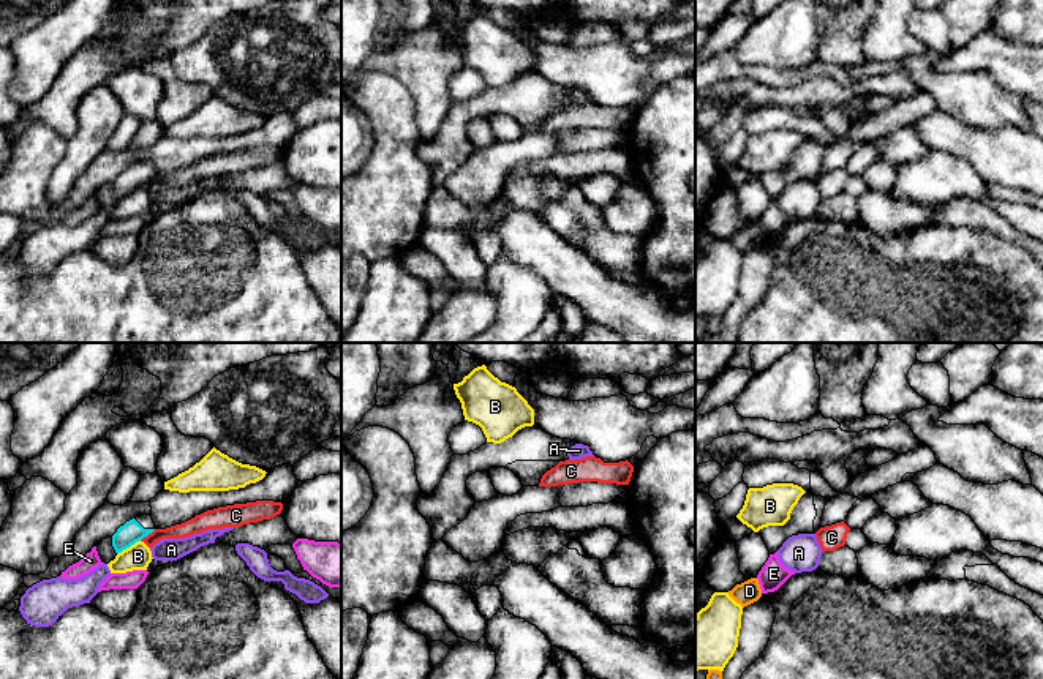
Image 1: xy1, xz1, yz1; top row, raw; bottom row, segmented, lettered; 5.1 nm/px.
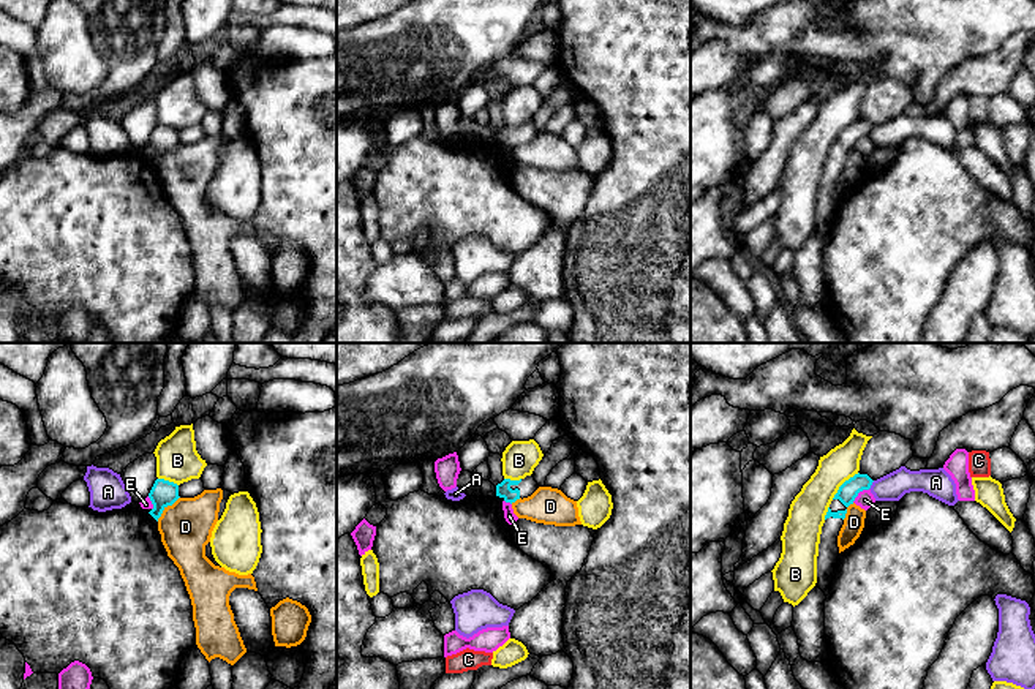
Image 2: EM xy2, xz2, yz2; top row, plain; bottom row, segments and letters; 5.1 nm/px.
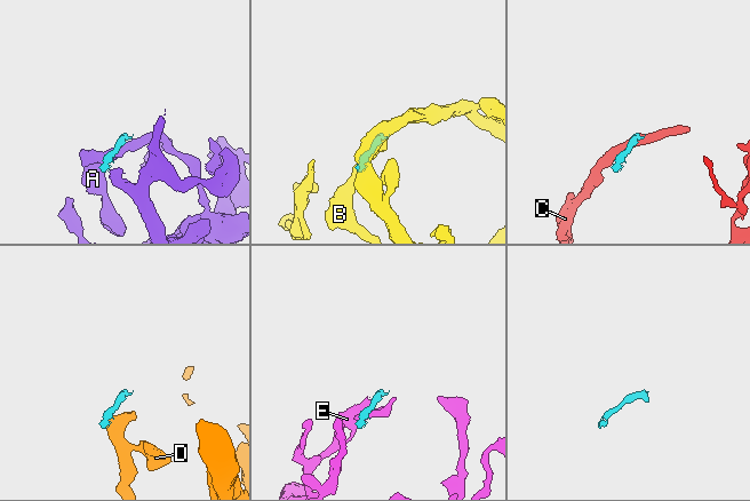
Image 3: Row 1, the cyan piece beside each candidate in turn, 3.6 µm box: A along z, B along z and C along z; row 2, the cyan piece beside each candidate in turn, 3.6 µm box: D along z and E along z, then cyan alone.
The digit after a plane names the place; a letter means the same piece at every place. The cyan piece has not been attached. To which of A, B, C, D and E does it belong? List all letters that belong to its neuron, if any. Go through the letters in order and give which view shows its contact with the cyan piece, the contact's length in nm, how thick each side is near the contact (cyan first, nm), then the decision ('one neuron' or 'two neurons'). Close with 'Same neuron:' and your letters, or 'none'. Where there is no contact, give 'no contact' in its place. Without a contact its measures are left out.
A: yz2 | 60 nm | 100/140 nm | two neurons
B: yz2 | 190 nm | 100/190 nm | two neurons
C: xy1 | 100 nm | 110/80 nm | two neurons
D: xy2 | 170 nm | 140/260 nm | two neurons
E: yz2 | 110 nm | 100/90 nm | two neurons
Same neuron: none

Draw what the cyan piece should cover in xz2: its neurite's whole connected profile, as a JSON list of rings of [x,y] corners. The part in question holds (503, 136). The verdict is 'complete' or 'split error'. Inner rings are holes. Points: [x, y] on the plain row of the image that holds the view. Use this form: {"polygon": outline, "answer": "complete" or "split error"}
{"polygon": [[[526,122],[520,126],[504,125],[496,131],[496,142],[506,149],[515,149],[517,145],[523,145],[531,142],[537,136],[537,128],[533,122]]], "answer": "split error"}

